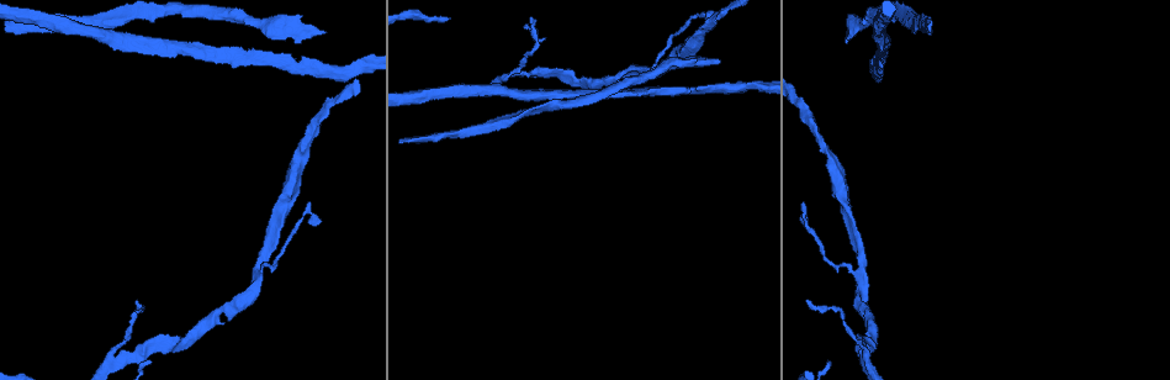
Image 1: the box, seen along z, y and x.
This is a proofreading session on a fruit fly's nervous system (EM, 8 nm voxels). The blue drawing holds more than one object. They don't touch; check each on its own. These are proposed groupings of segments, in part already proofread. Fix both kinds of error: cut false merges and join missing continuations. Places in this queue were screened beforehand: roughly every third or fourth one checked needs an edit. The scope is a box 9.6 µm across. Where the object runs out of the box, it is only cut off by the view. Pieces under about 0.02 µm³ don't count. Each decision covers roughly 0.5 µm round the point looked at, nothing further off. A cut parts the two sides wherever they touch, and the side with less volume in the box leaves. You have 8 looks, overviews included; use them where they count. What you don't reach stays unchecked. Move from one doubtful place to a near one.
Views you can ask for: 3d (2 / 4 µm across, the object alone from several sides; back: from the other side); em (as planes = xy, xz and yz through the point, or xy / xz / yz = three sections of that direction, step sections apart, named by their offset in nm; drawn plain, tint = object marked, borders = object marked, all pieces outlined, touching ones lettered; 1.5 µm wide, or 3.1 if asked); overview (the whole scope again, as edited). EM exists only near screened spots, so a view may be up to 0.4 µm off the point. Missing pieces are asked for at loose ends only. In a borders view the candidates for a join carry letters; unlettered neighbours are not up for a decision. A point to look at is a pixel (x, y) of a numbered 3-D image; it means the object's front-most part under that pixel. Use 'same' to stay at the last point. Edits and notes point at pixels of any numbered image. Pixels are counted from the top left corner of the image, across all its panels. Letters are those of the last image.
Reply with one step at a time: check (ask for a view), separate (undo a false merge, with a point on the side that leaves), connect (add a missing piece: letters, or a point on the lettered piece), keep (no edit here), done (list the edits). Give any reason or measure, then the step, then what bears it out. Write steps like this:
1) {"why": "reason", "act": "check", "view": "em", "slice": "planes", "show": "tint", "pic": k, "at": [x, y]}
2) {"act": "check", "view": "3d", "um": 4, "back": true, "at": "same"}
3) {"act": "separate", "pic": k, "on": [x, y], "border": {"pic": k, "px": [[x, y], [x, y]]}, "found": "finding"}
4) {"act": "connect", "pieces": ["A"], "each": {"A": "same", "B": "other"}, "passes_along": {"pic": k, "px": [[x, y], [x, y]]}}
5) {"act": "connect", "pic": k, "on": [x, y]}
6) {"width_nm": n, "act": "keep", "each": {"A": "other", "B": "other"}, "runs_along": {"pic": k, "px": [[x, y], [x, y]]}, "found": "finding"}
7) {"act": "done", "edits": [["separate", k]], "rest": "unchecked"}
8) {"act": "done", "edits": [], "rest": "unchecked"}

{"why": "thin end", "act": "check", "view": "em", "slice": "planes", "show": "borders", "pic": 1, "at": [533, 19]}

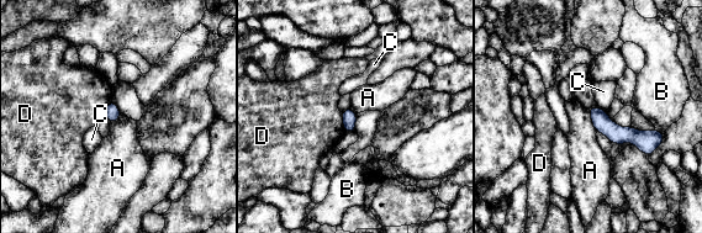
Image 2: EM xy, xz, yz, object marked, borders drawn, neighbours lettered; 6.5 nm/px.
{"longest_contact_nm": ["A", 160], "act": "keep", "each": {"A": "other", "B": "other", "C": "other", "D": "other"}, "border": {"pic": 2, "px": [[587, 110], [596, 132]]}, "found": "none of them fits"}

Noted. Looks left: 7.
{"why": "thin end", "act": "check", "view": "3d", "um": 4, "pic": 1, "at": [712, 13]}

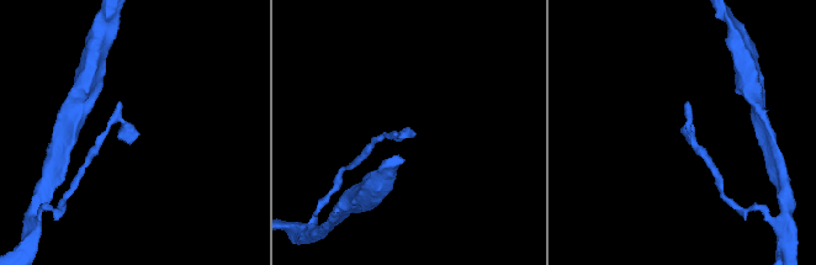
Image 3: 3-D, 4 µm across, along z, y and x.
{"why": "shape alone is not enough", "act": "check", "view": "em", "um": 3.1, "slice": "planes", "show": "plain", "pic": 3, "at": [413, 134]}

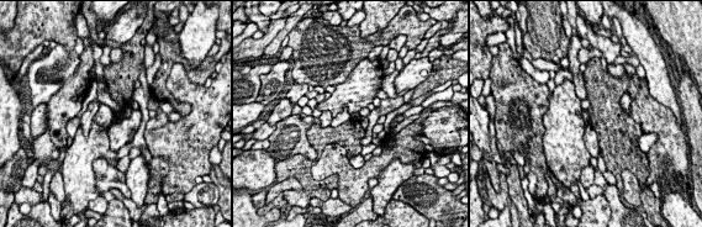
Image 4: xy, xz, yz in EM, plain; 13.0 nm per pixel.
{"why": "what lies round it", "act": "check", "view": "em", "um": 3.1, "slice": "planes", "show": "borders", "at": "same"}

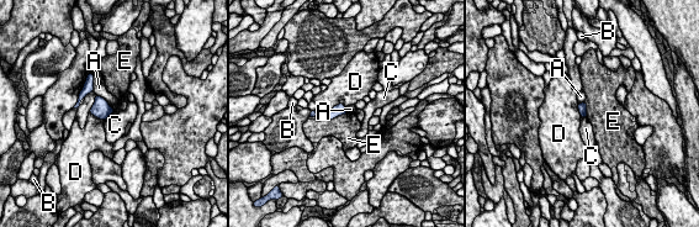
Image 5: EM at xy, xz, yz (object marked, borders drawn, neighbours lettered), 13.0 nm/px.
{"act": "keep", "each": {"A": "other", "B": "other", "C": "other", "D": "other", "E": "other"}, "border": {"pic": 5, "px": [[115, 110], [104, 120]]}, "found": "none of them fits"}

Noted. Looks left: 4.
{"why": "branch stops here", "act": "check", "view": "3d", "um": 4, "pic": 1, "at": [322, 32]}

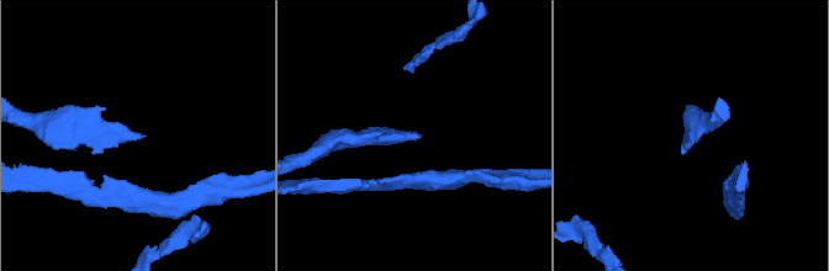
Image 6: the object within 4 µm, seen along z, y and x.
{"why": "now the EM", "act": "check", "view": "em", "um": 3.1, "slice": "xy", "step": 8, "show": "borders", "pic": 6, "at": [418, 138]}

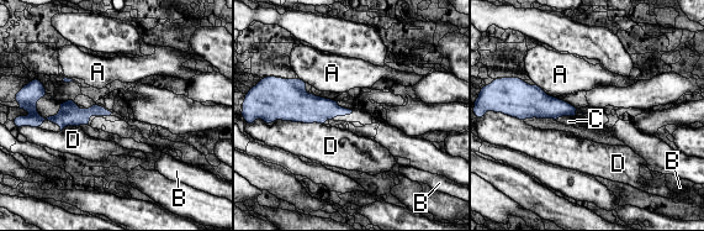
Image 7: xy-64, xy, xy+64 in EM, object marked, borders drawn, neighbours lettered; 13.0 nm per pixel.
{"act": "keep", "each": {"A": "other", "B": "other", "C": "other", "D": "other"}, "border": {"pic": 7, "px": [[570, 115], [555, 120]]}, "found": "no lettered piece goes on from it"}

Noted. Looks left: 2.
{"act": "done", "edits": [], "rest": "unchecked"}

